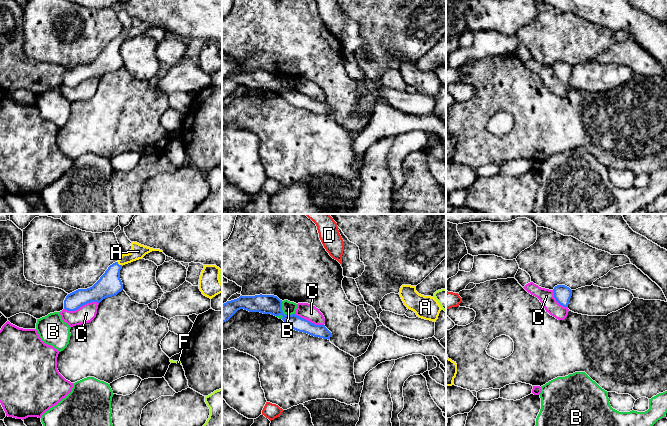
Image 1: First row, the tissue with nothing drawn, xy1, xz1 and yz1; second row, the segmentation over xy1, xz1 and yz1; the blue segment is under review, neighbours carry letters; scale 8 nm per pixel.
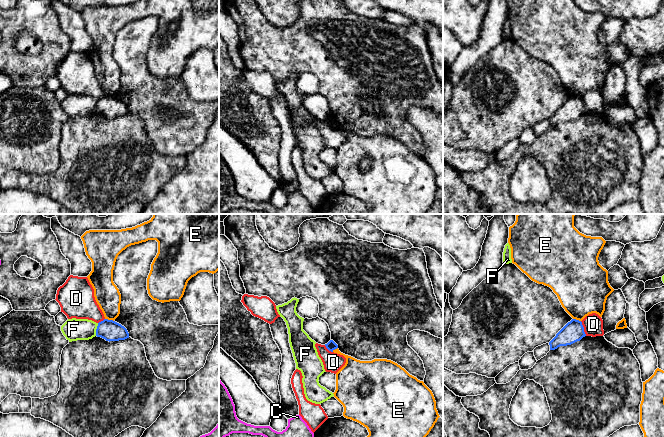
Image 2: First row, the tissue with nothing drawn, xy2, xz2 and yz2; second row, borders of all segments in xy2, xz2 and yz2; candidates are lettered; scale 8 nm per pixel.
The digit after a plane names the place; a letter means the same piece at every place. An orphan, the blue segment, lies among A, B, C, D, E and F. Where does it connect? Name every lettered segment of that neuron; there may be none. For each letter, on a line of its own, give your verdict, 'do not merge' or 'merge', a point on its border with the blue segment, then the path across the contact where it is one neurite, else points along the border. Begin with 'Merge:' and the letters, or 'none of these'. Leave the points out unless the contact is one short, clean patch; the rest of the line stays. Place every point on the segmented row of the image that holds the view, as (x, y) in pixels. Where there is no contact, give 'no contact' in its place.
Merge: A
A: merge | xy1 (120, 265) | across xy1 (109, 284), (112, 273), (120, 265), (138, 251)
B: do not merge | xz1 (282, 312) | along xz1 (281, 301), (281, 310), (286, 314), (294, 314)
C: do not merge | xy1 (81, 305) | along xy1 (98, 302), (87, 302), (74, 310), (64, 309)
D: do not merge | yz2 (583, 328) | along yz2 (580, 321), (586, 335)
E: do not merge | xy2 (109, 320) | along xy2 (105, 318), (113, 321)
F: do not merge | xy2 (96, 329) | along xy2 (98, 323), (95, 335)

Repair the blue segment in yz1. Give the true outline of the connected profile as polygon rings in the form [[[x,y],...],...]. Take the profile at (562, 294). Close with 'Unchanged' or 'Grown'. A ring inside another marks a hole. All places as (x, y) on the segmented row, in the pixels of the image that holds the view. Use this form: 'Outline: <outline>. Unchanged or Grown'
Outline: [[[557,285],[553,289],[554,298],[563,307],[568,307],[569,300],[572,296],[572,290],[565,285]]]. Unchanged

